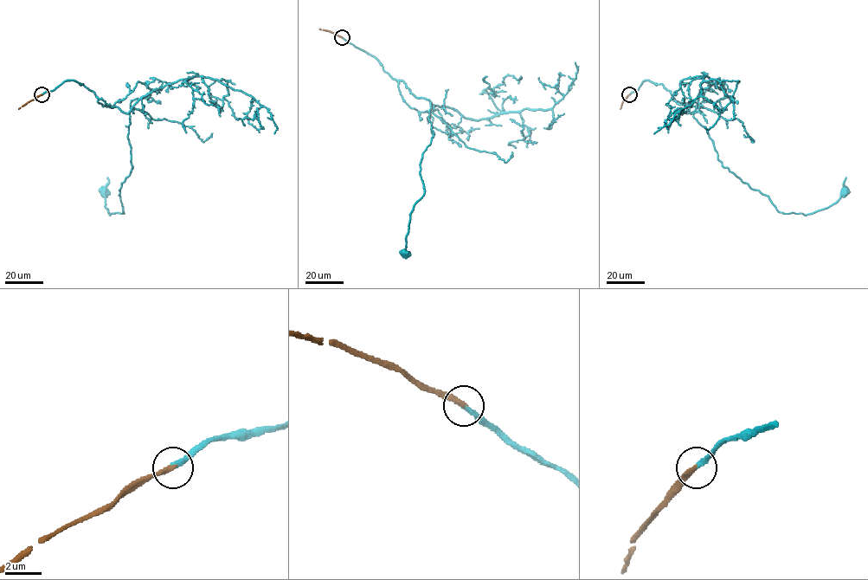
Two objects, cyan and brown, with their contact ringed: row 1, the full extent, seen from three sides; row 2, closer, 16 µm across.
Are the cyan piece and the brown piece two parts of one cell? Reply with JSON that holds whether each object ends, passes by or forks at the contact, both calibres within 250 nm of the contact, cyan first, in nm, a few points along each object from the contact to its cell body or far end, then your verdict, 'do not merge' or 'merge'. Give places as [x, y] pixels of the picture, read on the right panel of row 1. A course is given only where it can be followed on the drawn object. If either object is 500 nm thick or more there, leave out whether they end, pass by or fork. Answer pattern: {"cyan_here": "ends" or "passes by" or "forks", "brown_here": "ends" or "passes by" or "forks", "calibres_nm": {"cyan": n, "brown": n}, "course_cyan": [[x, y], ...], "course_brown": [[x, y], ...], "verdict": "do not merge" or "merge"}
{"cyan_here": "ends", "brown_here": "ends", "calibres_nm": {"cyan": 240, "brown": 280}, "course_cyan": [[629, 94], [644, 80], [661, 84], [706, 129], [722, 164], [767, 196], [780, 212], [806, 215], [845, 192]], "course_brown": [[629, 94], [620, 108]], "verdict": "merge"}

